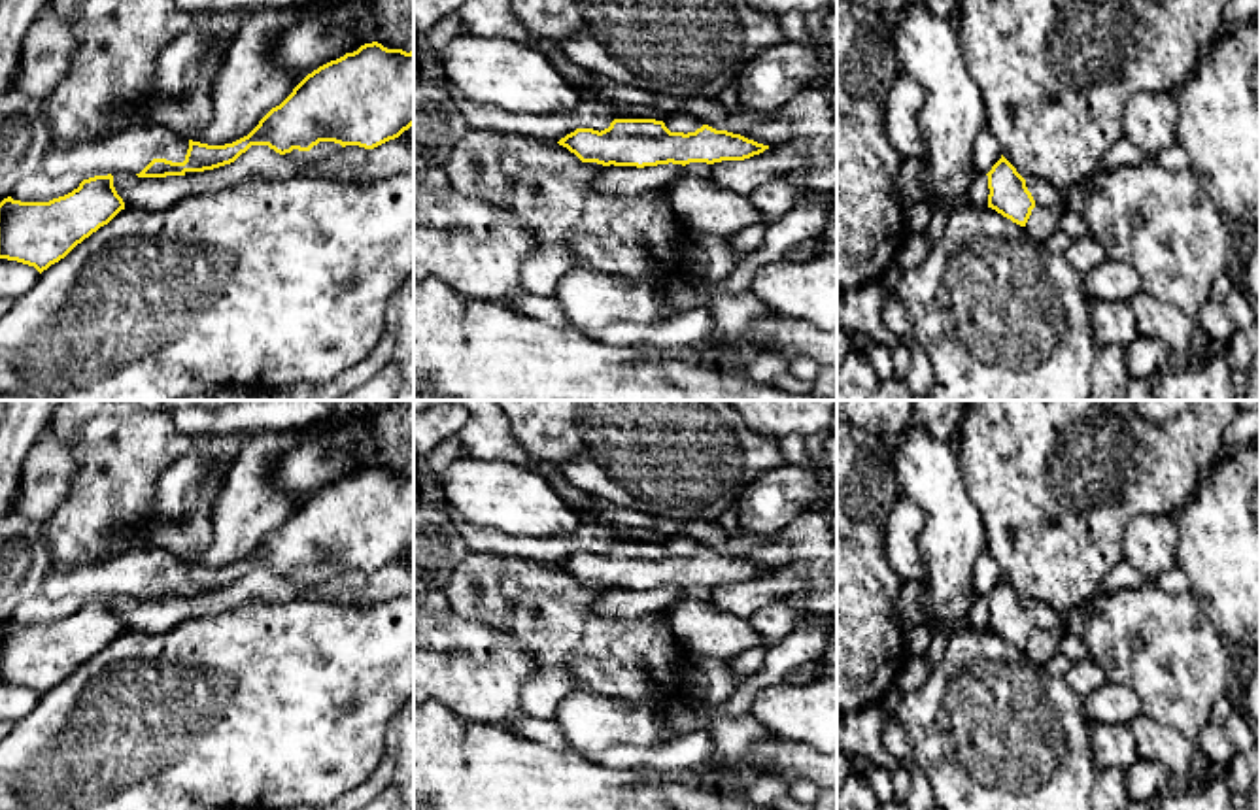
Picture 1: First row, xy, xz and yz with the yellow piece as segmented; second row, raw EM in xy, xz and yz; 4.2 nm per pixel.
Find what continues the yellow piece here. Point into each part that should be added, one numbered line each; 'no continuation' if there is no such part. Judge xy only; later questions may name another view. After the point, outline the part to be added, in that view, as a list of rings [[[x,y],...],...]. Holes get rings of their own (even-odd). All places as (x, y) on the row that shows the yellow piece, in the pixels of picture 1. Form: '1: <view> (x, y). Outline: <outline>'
1: xy (129, 151). Outline: [[[138,125],[104,140],[79,143],[49,143],[40,172],[47,176],[74,174],[81,181],[108,174],[140,174],[153,159],[183,162],[189,138],[164,127]]]

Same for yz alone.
1: yz (987, 151). Outline: [[[984,127],[973,143],[973,166],[980,174],[988,174],[1001,159],[1001,149],[992,132]]]

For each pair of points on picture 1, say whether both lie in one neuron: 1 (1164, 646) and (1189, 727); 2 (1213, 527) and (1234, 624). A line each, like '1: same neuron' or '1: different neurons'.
1: same neuron
2: same neuron

